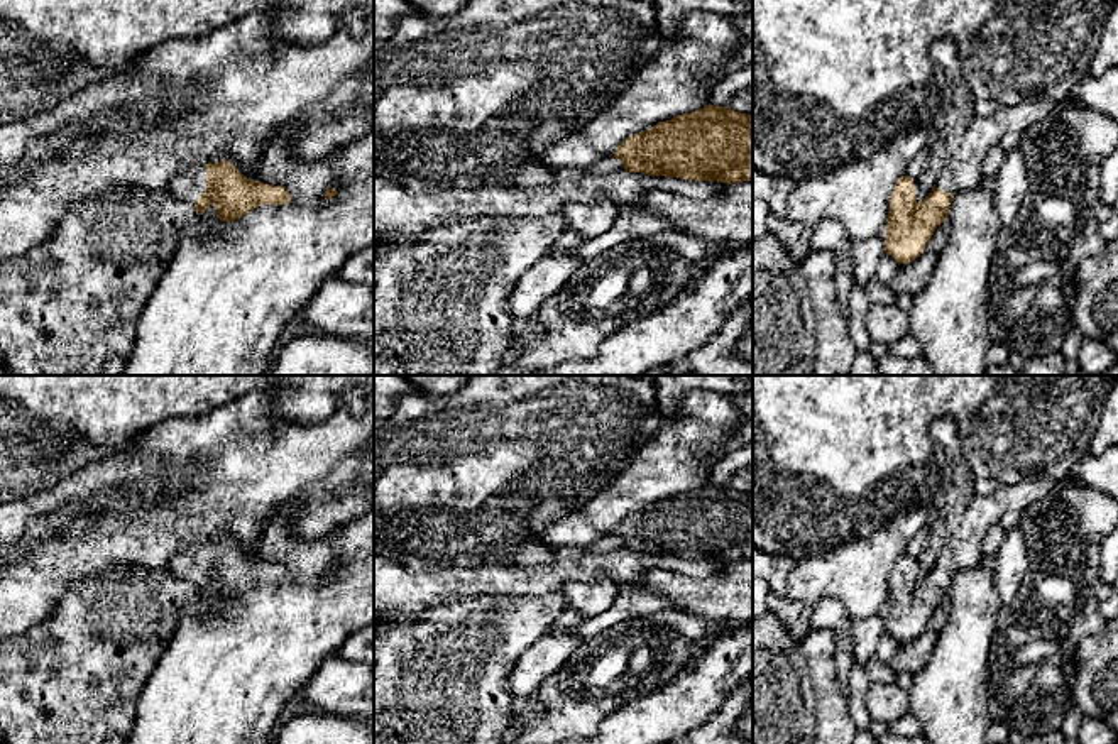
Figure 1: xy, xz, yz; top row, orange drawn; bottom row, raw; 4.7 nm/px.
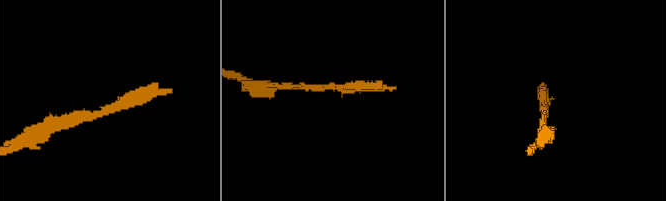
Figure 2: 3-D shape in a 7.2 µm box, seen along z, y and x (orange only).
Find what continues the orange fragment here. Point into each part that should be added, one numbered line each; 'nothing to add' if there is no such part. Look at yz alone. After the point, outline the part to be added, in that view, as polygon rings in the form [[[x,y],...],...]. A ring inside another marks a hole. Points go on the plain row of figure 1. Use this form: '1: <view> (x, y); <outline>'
1: yz (963, 550); [[[1072,473],[1062,480],[1025,479],[1015,485],[998,485],[986,497],[974,494],[959,526],[937,553],[935,566],[954,573],[961,568],[973,568],[983,563],[983,539],[988,529],[998,524],[1005,512],[1022,512],[1028,506],[1044,501],[1054,490],[1079,484]]]

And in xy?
1: xy (188, 563); [[[196,538],[181,551],[173,555],[173,558],[166,563],[166,568],[176,578],[195,583],[206,568],[206,543],[206,539]]]

